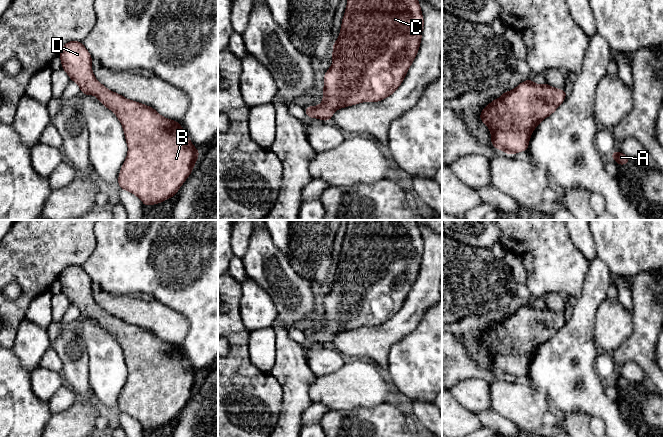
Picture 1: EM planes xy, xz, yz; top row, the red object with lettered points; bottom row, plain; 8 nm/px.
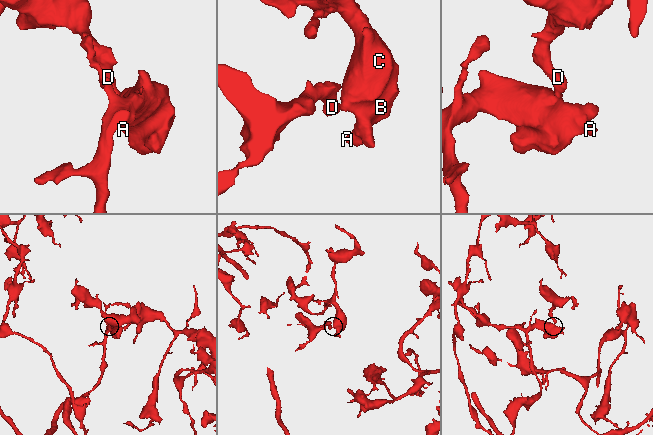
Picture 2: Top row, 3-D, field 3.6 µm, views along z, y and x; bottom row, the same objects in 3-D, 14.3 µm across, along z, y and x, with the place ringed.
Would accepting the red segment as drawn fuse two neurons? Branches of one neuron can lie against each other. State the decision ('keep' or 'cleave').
keep

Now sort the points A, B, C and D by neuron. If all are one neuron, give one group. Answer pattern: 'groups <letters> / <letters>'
groups A B C D

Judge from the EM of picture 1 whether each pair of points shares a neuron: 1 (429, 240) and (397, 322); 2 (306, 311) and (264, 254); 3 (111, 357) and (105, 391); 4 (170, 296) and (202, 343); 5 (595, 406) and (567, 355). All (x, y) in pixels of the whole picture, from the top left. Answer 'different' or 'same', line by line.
1: same
2: same
3: same
4: same
5: same

